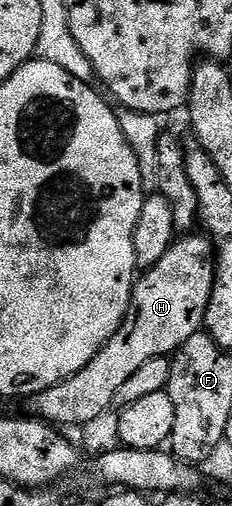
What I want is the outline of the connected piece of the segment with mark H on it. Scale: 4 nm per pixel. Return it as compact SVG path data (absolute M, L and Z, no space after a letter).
M185 234L174 239L167 254L163 254L163 258L159 258L159 262L155 262L155 266L144 269L136 277L133 285L133 297L129 303L127 314L123 318L119 330L115 330L115 334L102 346L99 354L95 354L95 358L91 358L91 362L87 362L87 366L83 370L79 370L79 374L75 374L32 397L31 404L37 407L36 415L55 426L66 424L84 426L93 419L99 418L104 412L109 412L113 408L116 392L123 386L123 382L127 382L127 378L131 378L131 374L135 374L135 370L139 370L139 366L151 362L151 358L172 357L177 348L183 346L183 342L187 342L187 338L191 338L191 334L202 331L210 292L213 289L214 260L215 253L208 236Z

